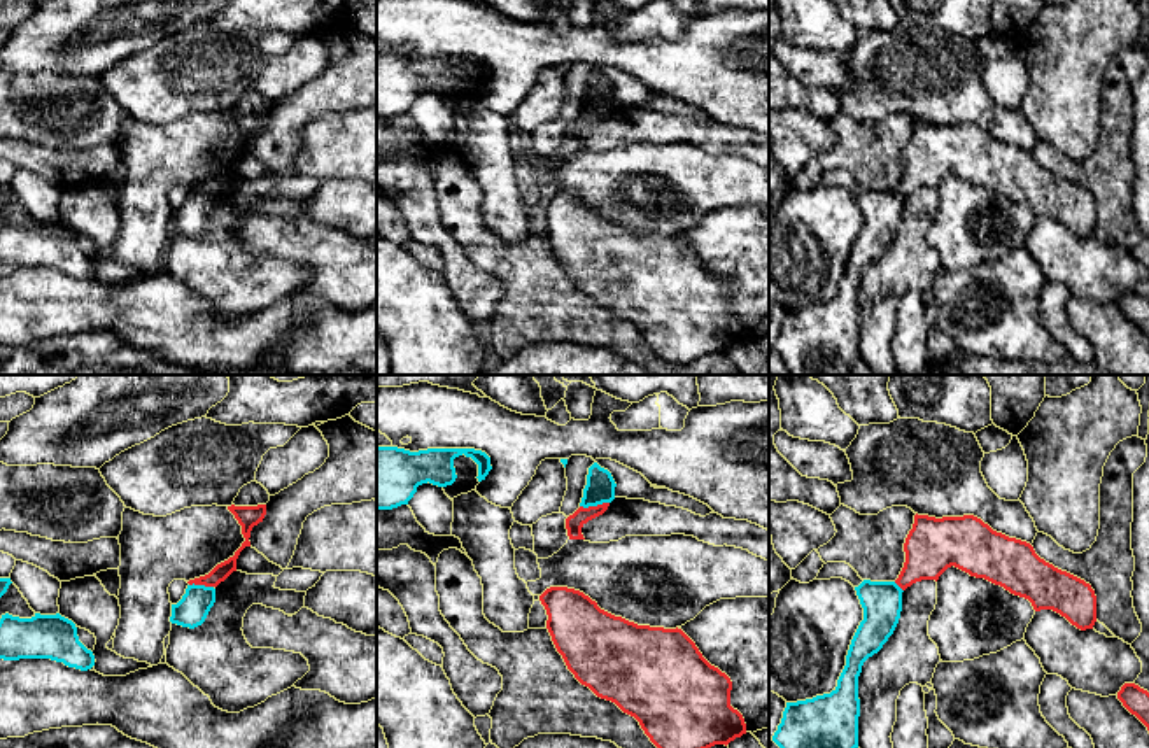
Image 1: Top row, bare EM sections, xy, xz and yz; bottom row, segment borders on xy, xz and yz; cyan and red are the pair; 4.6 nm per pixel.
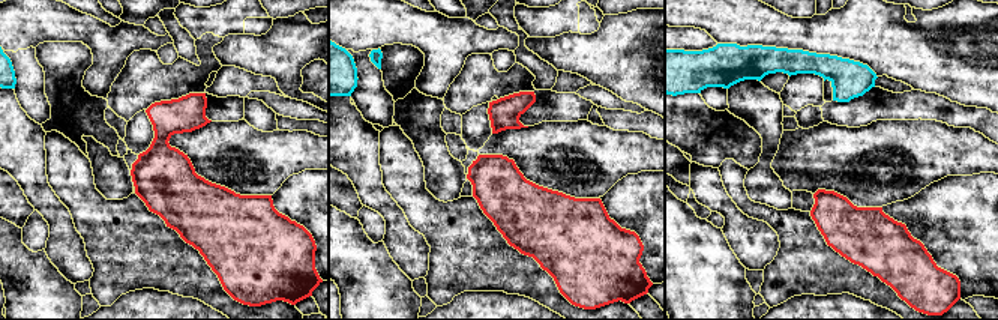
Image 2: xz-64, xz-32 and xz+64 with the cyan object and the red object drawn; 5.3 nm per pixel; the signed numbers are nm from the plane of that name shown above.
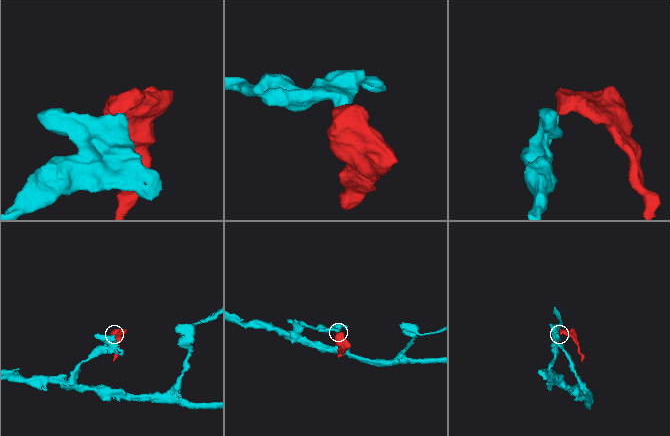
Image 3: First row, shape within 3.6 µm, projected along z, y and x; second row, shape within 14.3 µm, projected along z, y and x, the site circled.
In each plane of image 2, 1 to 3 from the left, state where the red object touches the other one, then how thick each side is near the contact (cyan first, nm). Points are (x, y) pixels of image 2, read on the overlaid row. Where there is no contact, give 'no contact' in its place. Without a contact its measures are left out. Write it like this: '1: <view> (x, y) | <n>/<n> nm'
1: no contact
2: no contact
3: no contact

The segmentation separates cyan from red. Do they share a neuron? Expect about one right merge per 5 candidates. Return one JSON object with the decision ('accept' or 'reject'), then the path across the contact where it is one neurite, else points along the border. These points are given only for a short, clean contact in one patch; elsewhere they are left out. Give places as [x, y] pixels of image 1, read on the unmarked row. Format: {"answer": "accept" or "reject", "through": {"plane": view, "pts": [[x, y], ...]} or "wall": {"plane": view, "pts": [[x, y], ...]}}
{"answer": "reject", "wall": {"plane": "xz", "pts": [[608, 109], [580, 114]]}}

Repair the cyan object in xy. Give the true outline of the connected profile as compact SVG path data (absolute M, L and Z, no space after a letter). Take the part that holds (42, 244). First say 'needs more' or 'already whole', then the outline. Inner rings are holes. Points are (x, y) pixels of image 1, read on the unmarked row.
already whole; M35 221L32 226L2 222L0 266L51 266L81 279L95 273L95 263L79 249L75 231L60 221Z

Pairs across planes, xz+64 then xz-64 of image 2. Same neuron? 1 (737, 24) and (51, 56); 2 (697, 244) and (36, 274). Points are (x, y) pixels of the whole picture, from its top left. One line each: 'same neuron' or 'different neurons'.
1: different neurons
2: same neuron

